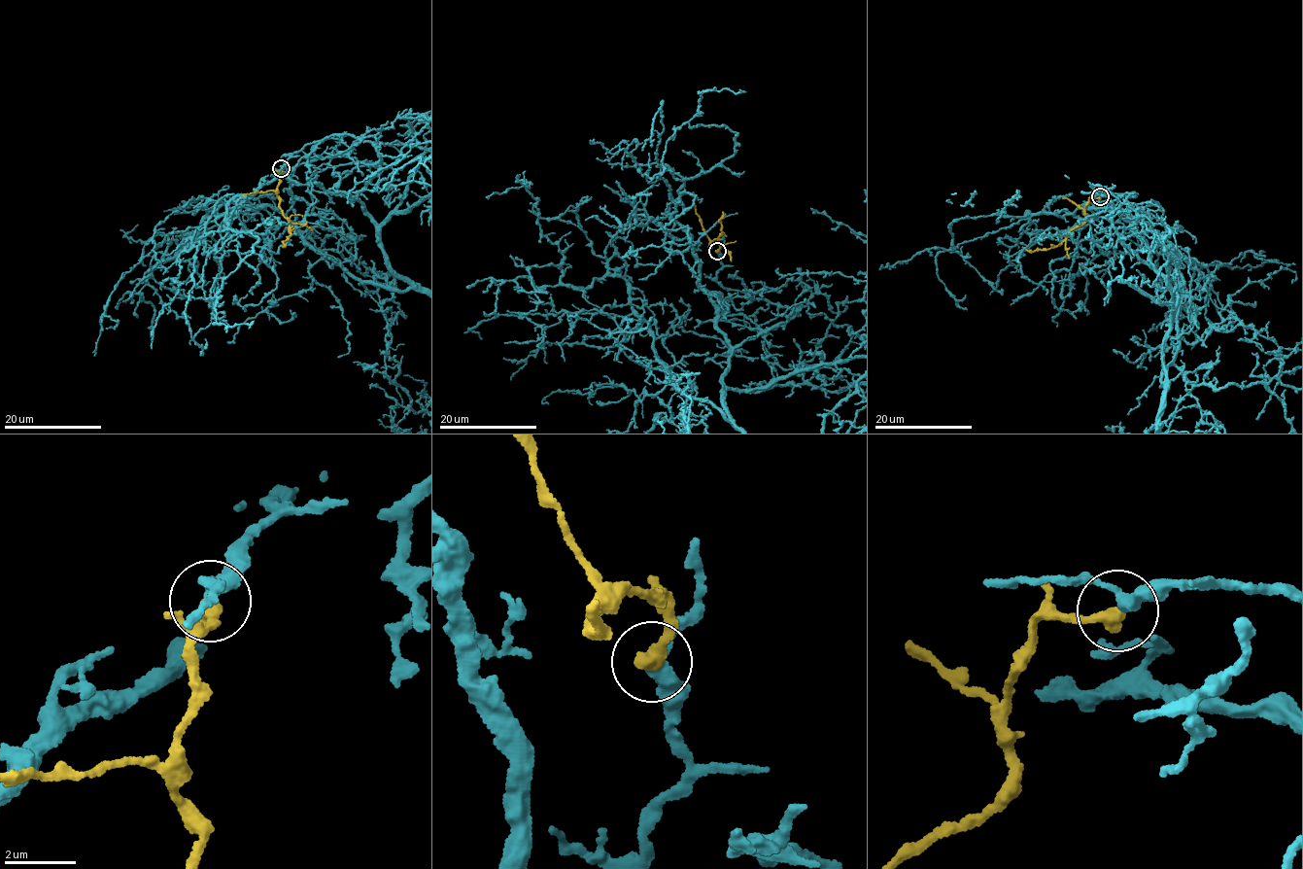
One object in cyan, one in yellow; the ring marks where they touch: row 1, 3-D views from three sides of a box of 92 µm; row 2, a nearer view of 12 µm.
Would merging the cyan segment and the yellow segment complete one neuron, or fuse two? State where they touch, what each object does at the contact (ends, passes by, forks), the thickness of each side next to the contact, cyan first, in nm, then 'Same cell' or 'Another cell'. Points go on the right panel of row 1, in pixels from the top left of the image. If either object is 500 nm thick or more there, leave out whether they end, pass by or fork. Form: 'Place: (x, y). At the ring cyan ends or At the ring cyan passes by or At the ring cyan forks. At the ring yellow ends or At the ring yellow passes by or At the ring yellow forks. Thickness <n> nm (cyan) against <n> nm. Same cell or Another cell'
Place: (1100, 196). At the ring cyan passes by. At the ring yellow ends. Thickness 320 nm (cyan) against 420 nm. Same cell

